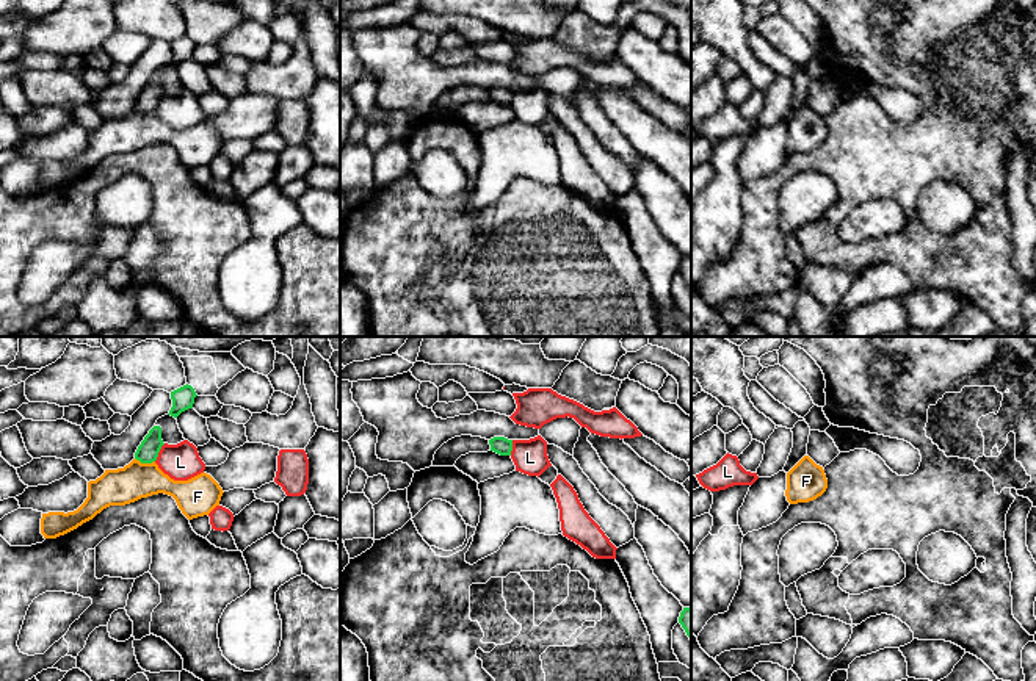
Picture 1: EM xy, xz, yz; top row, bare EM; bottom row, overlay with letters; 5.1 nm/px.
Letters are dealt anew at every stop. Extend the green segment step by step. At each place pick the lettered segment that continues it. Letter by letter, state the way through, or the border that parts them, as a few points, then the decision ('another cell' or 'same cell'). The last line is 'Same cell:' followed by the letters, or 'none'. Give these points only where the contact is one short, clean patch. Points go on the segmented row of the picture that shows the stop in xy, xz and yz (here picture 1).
F: border xy (135, 457), (141, 462), (154, 462); another cell
L: border xy (165, 443), (154, 461); another cell
Same cell: none

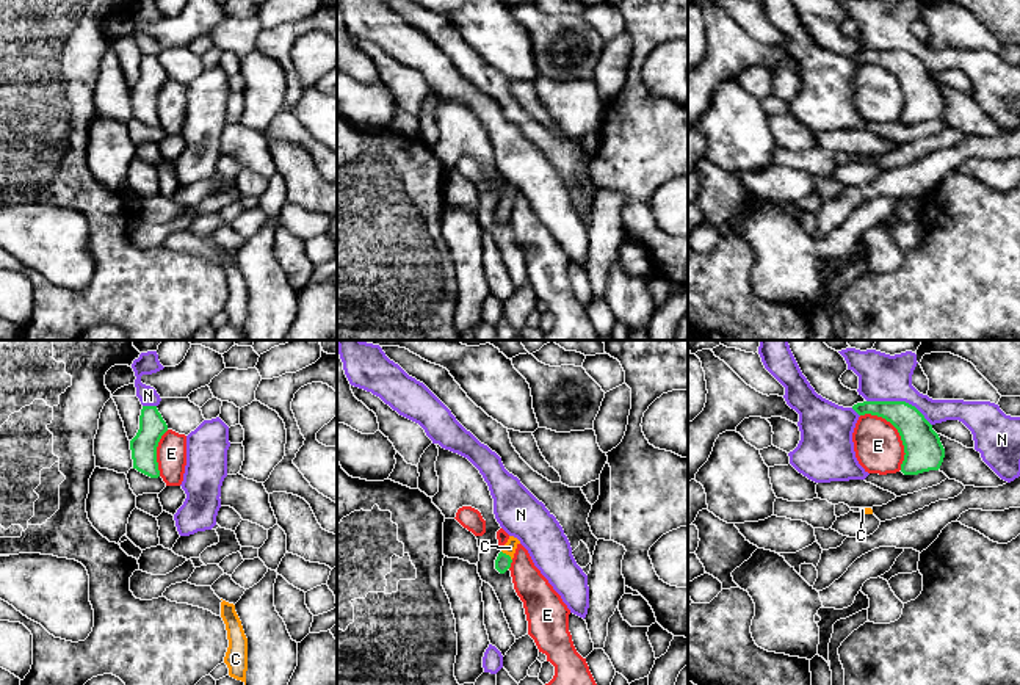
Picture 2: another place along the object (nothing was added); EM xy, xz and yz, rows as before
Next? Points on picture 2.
C: way xz (503, 561), (508, 555), (510, 547); same cell
E: another cell
N: another cell
Same cell: C

